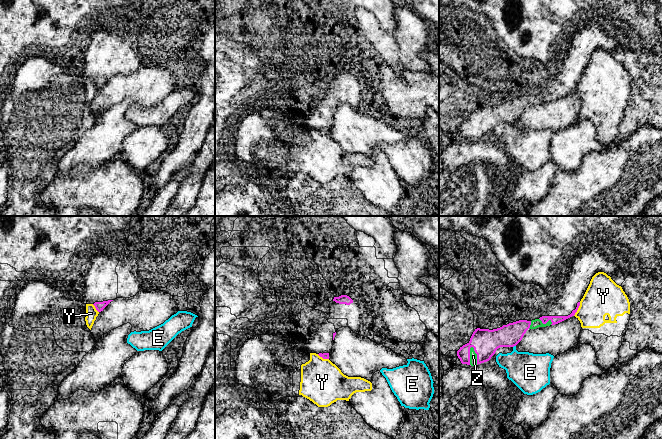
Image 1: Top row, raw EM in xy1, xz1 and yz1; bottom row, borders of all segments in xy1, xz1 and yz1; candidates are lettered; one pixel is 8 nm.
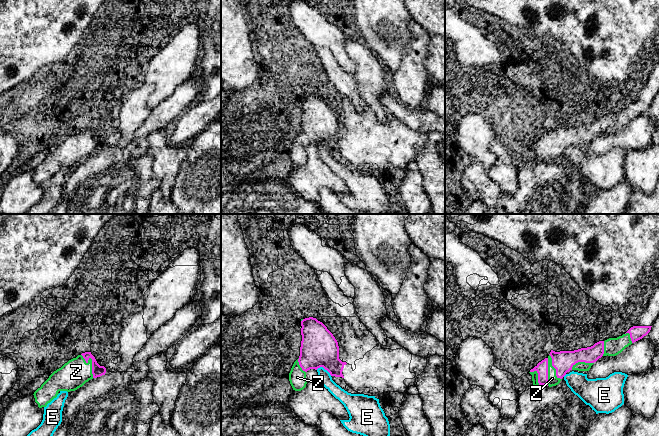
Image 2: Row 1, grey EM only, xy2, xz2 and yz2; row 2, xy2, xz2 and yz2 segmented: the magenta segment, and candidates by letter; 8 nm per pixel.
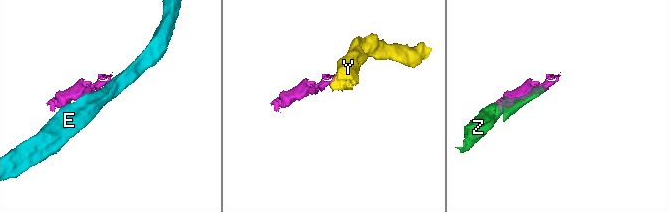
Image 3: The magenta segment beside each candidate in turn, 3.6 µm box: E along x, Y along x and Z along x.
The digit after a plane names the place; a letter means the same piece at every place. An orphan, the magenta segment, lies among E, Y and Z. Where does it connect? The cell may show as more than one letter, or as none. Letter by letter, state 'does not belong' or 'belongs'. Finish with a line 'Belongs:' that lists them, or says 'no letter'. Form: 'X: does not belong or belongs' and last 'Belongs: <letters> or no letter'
E: does not belong
Y: does not belong
Z: belongs
Belongs: Z

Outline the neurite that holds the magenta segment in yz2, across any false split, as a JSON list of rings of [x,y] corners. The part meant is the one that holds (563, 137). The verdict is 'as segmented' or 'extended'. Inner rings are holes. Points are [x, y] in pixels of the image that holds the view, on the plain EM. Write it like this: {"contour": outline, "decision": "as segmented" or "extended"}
{"contour": [[[633,102],[617,114],[599,117],[591,123],[555,128],[530,146],[534,162],[556,162],[570,146],[589,147],[602,132],[616,132],[626,123],[646,112],[652,102]]], "decision": "extended"}

